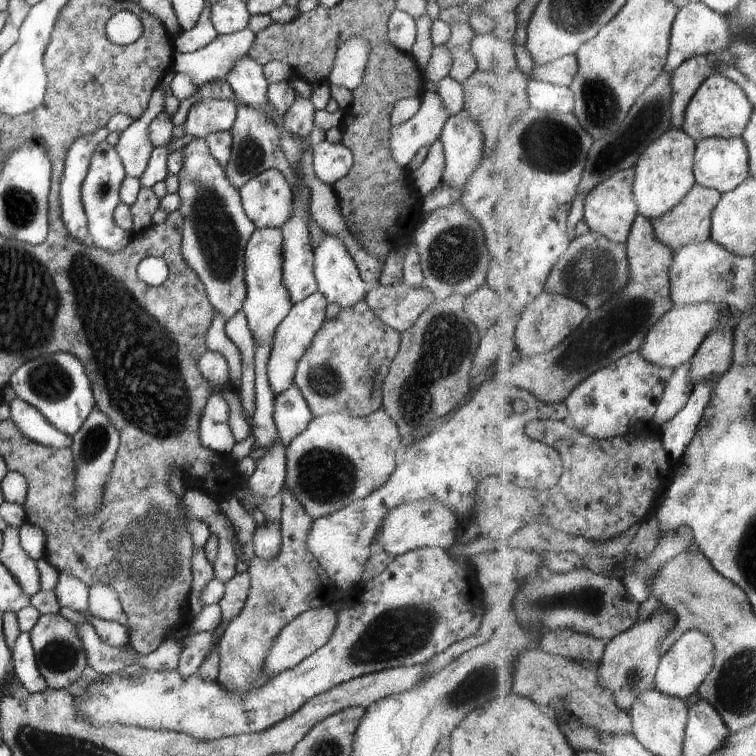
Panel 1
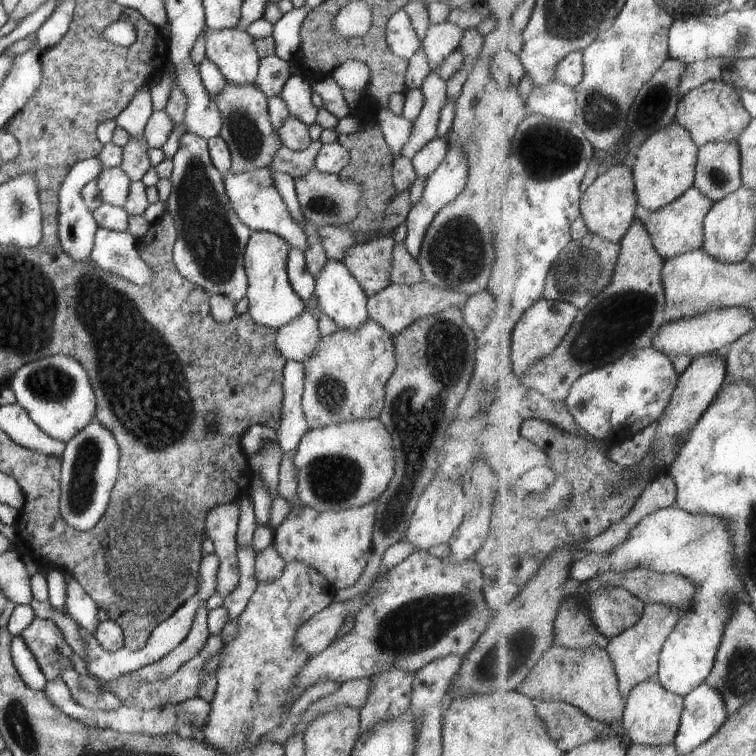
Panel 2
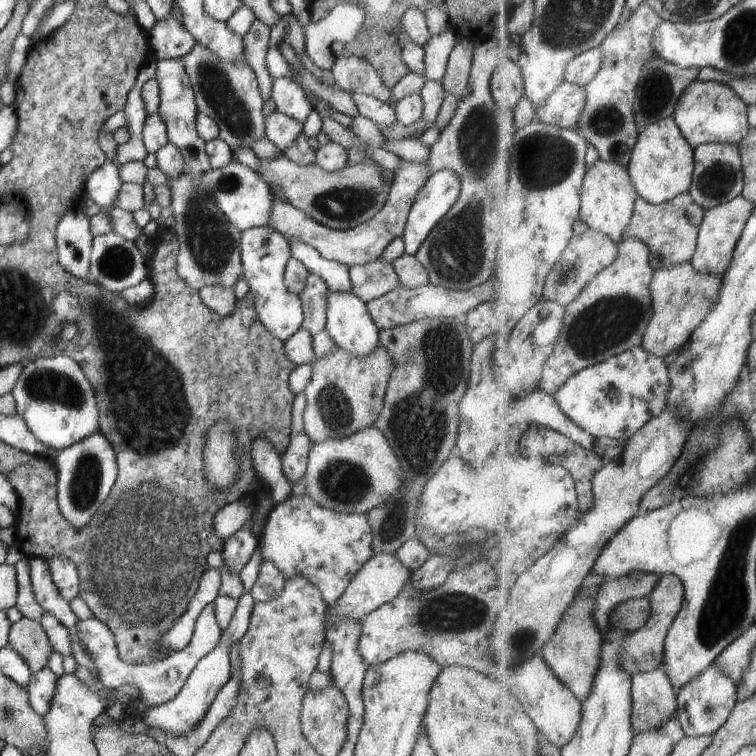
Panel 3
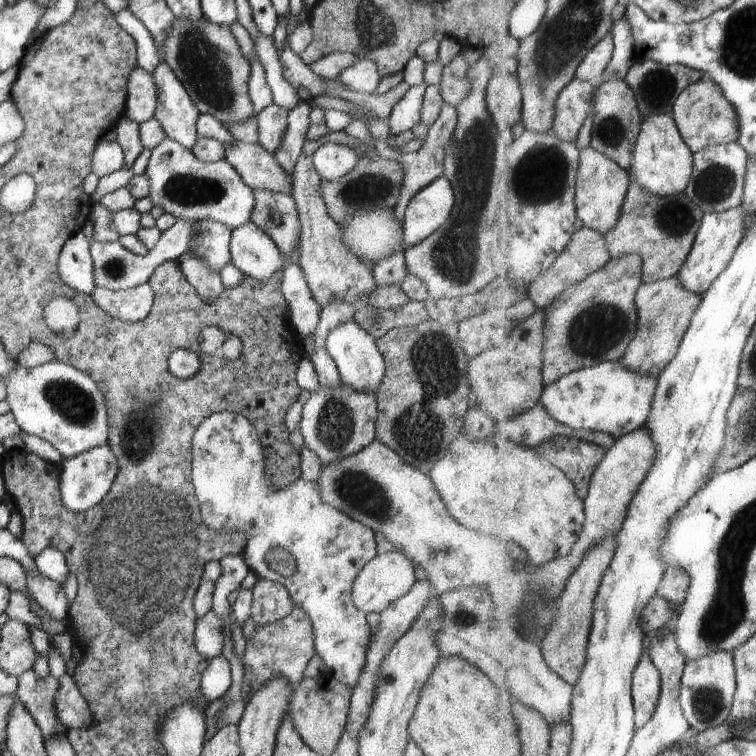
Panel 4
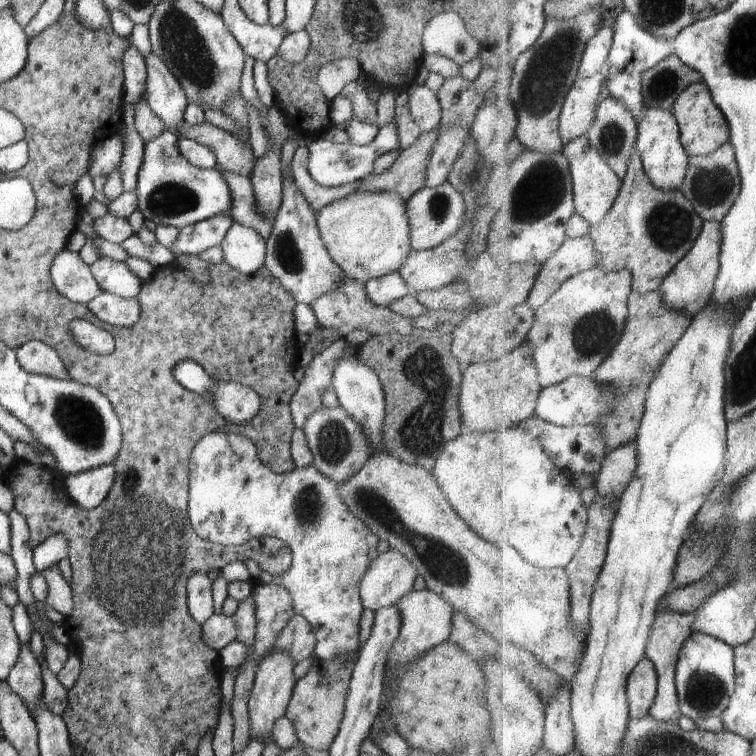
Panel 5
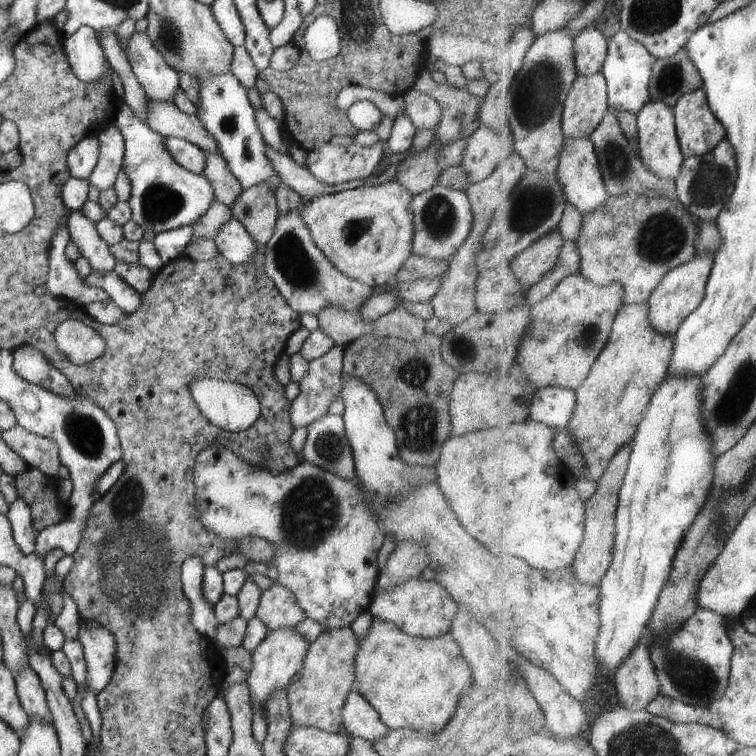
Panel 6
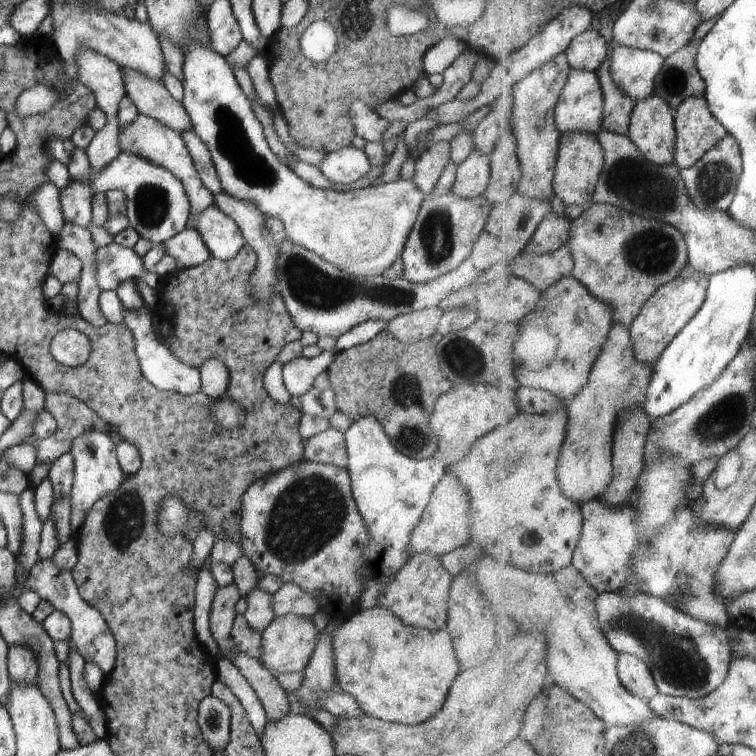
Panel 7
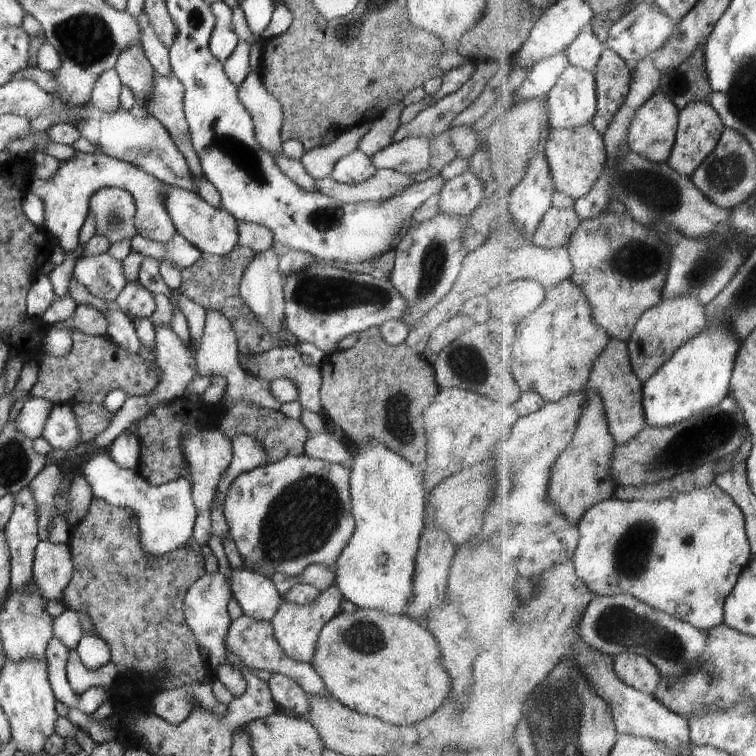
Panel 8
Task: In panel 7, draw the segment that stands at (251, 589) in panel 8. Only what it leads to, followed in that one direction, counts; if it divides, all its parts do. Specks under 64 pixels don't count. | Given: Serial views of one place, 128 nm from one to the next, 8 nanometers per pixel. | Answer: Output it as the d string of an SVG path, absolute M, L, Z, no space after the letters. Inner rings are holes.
M256 584L254 590L248 592L246 596L242 596L242 598L247 602L247 609L243 615L248 622L248 626L256 632L263 632L275 618L274 610L272 610L272 594L264 592Z

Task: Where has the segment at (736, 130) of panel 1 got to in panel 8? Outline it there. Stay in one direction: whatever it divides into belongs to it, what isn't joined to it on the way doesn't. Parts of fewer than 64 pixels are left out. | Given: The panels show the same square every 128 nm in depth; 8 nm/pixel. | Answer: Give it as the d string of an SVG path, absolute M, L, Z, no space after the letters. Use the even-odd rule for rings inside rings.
M691 102L684 110L680 111L679 136L669 164L682 175L694 176L704 162L716 151L716 148L719 148L725 131L723 117L711 102Z

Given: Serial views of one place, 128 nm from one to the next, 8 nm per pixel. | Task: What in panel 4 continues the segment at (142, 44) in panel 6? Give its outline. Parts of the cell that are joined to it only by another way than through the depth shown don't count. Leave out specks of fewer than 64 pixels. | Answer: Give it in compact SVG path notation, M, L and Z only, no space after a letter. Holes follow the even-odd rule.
M164 61L154 70L153 79L156 86L154 118L169 138L189 151L192 150L199 136L196 120L200 111L194 106L184 85Z

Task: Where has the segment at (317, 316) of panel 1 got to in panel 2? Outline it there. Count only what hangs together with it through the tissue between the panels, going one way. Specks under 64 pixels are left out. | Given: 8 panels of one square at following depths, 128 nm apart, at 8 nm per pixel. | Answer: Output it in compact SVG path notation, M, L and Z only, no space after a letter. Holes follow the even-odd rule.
M307 307L290 324L276 332L276 348L286 361L303 363L316 350L321 339L318 319Z

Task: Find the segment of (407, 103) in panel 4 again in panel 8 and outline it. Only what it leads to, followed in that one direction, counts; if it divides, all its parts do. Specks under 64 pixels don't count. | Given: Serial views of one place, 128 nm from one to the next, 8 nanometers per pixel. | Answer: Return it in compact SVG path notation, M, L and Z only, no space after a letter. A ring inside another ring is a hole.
M357 149L336 162L330 177L338 183L356 185L368 181L377 172L370 157Z

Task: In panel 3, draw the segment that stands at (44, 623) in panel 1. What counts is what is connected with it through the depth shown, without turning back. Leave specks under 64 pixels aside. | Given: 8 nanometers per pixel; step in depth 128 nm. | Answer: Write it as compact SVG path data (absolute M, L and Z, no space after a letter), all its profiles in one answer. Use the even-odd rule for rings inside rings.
M24 617L20 622L11 624L7 647L12 648L32 672L48 667L48 658L53 652L41 622Z

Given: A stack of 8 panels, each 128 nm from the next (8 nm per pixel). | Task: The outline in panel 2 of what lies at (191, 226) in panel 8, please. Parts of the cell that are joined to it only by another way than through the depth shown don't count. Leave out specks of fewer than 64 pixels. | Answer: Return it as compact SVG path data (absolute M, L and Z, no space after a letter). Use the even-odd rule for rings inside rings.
M252 232L244 252L244 270L247 276L248 314L256 324L280 330L298 318L306 308L303 300L292 290L287 275L290 247L282 238L269 232Z

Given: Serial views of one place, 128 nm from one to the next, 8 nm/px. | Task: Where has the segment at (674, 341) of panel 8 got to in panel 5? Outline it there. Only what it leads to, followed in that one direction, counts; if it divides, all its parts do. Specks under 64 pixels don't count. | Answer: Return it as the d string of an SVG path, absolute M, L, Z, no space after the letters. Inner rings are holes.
M705 222L704 230L695 247L688 253L686 259L675 268L675 271L663 282L660 292L668 306L682 310L695 317L702 312L715 295L716 280L720 270L720 258L723 256L724 233L722 222Z

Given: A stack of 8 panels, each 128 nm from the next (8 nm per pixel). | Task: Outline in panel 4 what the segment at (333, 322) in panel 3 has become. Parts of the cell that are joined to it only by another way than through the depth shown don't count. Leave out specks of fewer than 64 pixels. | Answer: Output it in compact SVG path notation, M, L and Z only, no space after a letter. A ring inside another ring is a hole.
M356 320L344 322L332 330L325 346L337 368L340 382L356 392L378 392L386 370L384 358L376 346L376 341Z

